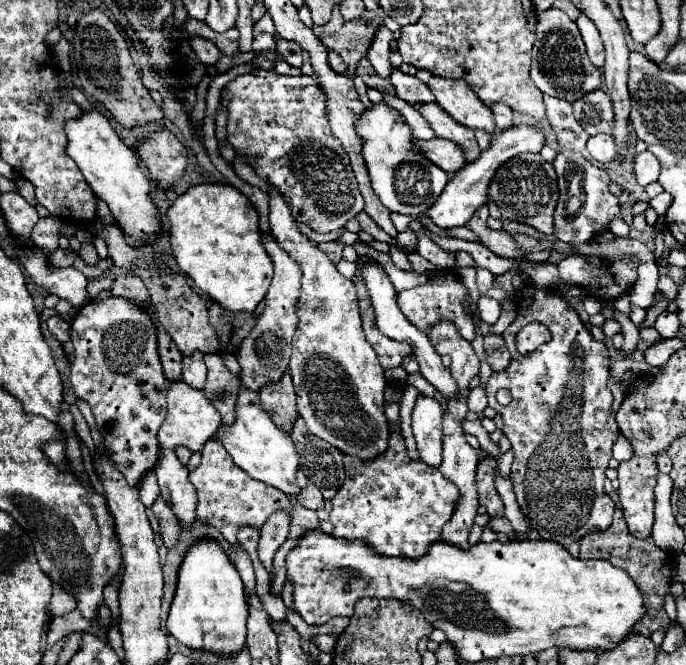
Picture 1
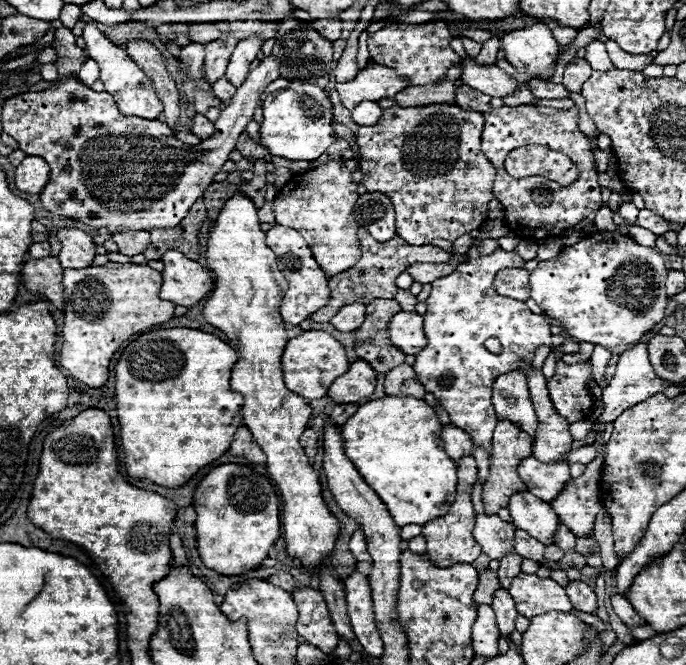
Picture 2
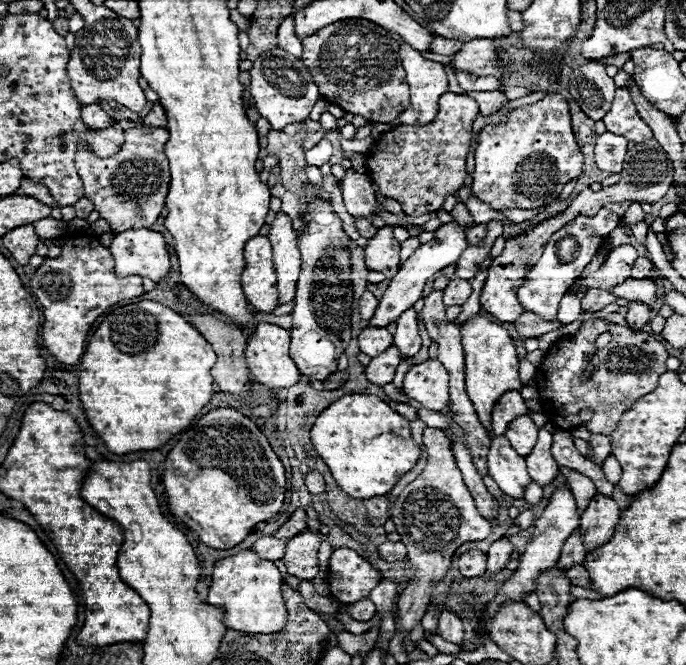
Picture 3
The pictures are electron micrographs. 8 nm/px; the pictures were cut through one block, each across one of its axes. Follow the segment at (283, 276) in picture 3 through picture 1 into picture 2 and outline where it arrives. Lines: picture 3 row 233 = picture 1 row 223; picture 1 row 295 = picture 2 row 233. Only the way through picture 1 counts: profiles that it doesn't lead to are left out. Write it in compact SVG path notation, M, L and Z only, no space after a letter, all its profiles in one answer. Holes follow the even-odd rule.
M330 154L328 158L328 164L316 166L310 172L294 174L292 180L280 188L276 200L272 202L272 210L276 216L276 224L294 228L306 238L324 274L336 276L352 268L352 264L356 264L356 260L360 258L360 244L356 236L358 224L352 216L352 204L356 204L358 194L350 172L340 166L342 156Z

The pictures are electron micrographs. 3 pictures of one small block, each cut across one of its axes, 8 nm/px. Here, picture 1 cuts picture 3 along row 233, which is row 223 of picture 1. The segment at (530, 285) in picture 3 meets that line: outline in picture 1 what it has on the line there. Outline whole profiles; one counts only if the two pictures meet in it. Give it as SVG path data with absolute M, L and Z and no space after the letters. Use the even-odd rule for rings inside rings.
M544 96L544 102L546 102L546 114L550 120L550 126L556 132L558 146L560 146L554 160L554 170L558 174L558 188L560 188L560 200L554 214L554 224L556 224L554 234L558 236L558 240L578 246L578 244L590 242L596 234L610 230L610 222L618 214L620 202L608 190L608 184L610 184L608 172L598 166L592 166L582 156L582 150L586 148L586 142L590 136L584 132L584 128L580 128L580 122L572 112L572 104L568 104L568 100L552 98L552 96Z

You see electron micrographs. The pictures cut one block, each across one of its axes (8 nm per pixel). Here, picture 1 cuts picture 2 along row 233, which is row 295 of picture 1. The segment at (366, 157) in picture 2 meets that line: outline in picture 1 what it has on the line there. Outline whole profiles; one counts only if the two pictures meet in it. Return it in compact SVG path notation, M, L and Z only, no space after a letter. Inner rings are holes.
M436 272L430 276L430 280L426 284L398 292L398 306L400 306L402 314L422 332L428 332L428 328L436 326L440 320L448 320L458 328L458 332L468 342L472 342L476 336L476 330L474 330L472 314L466 312L466 308L464 308L464 298L468 298L468 296L470 296L470 292L468 292L466 284L454 272Z

